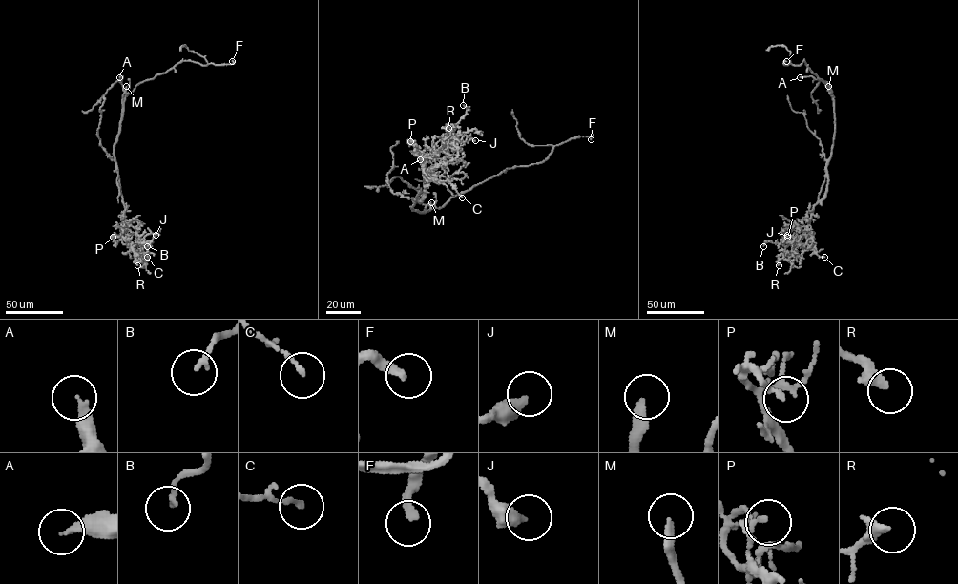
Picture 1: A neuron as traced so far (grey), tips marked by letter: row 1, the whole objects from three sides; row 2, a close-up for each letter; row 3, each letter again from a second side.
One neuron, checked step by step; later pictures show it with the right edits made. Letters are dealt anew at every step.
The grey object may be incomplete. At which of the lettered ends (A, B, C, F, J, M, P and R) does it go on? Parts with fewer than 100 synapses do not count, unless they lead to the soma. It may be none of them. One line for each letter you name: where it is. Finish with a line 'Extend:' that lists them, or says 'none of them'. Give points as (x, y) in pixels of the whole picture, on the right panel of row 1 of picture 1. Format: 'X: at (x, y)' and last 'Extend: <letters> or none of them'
F: at (786, 61)
M: at (828, 86)
Extend: F, M

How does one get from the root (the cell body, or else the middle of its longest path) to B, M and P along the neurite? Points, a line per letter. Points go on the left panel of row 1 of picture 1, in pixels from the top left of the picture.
B: (119, 125), (114, 157), (124, 206), (121, 235), (132, 246), (150, 241), (147, 246)
M: (119, 125), (122, 95), (126, 86)
P: (119, 125), (114, 157), (124, 206), (124, 220), (122, 238), (115, 242), (113, 237)

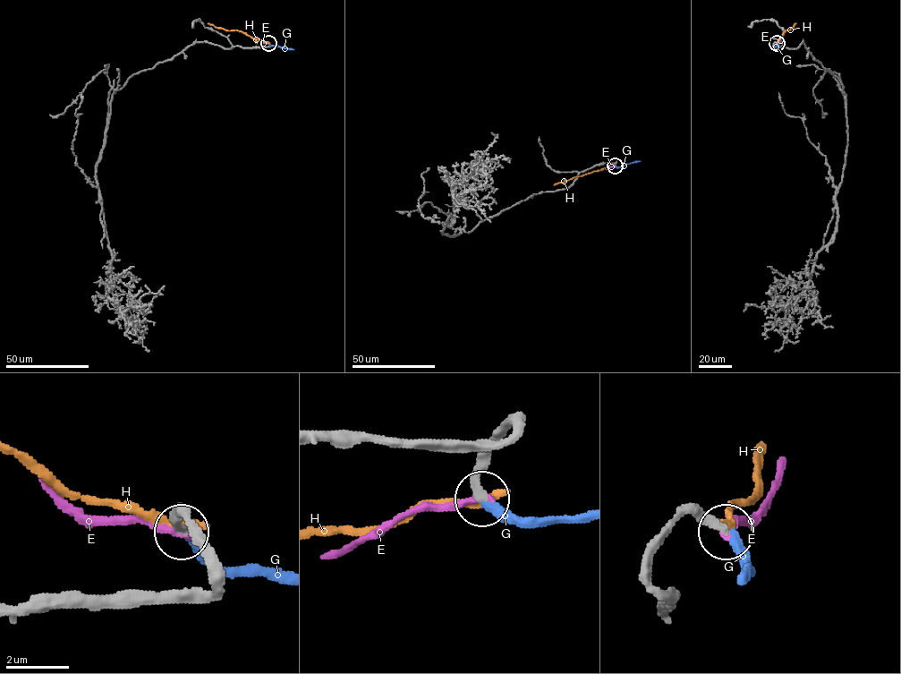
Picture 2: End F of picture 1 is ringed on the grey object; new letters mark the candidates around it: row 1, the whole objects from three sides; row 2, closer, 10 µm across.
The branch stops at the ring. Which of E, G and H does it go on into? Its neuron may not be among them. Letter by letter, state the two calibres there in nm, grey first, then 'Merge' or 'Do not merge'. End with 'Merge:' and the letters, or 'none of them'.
E: Thickness 320 nm (grey) against 280 nm. Do not merge
G: Thickness 280 nm (grey) against 280 nm. Merge
H: Thickness 280 nm (grey) against 320 nm. Do not merge
Merge: G

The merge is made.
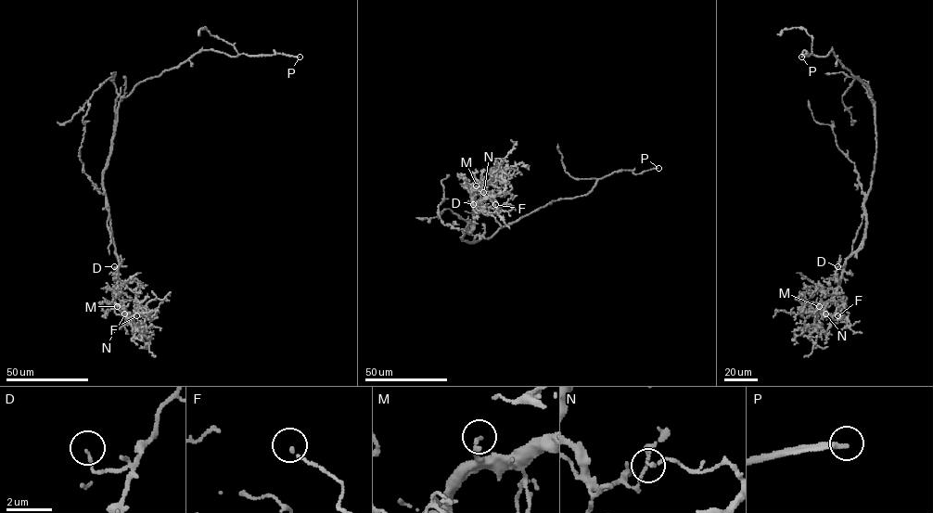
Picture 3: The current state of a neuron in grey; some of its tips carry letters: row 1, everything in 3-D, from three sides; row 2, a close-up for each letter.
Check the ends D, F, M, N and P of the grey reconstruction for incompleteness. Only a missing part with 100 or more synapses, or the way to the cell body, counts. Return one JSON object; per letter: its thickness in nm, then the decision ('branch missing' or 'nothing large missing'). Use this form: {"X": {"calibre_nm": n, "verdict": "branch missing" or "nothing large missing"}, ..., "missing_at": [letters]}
{"D": {"calibre_nm": 100, "verdict": "nothing large missing"}, "F": {"calibre_nm": 110, "verdict": "nothing large missing"}, "M": {"calibre_nm": 150, "verdict": "nothing large missing"}, "N": {"calibre_nm": 100, "verdict": "nothing large missing"}, "P": {"calibre_nm": 260, "verdict": "branch missing"}, "missing_at": ["P"]}

